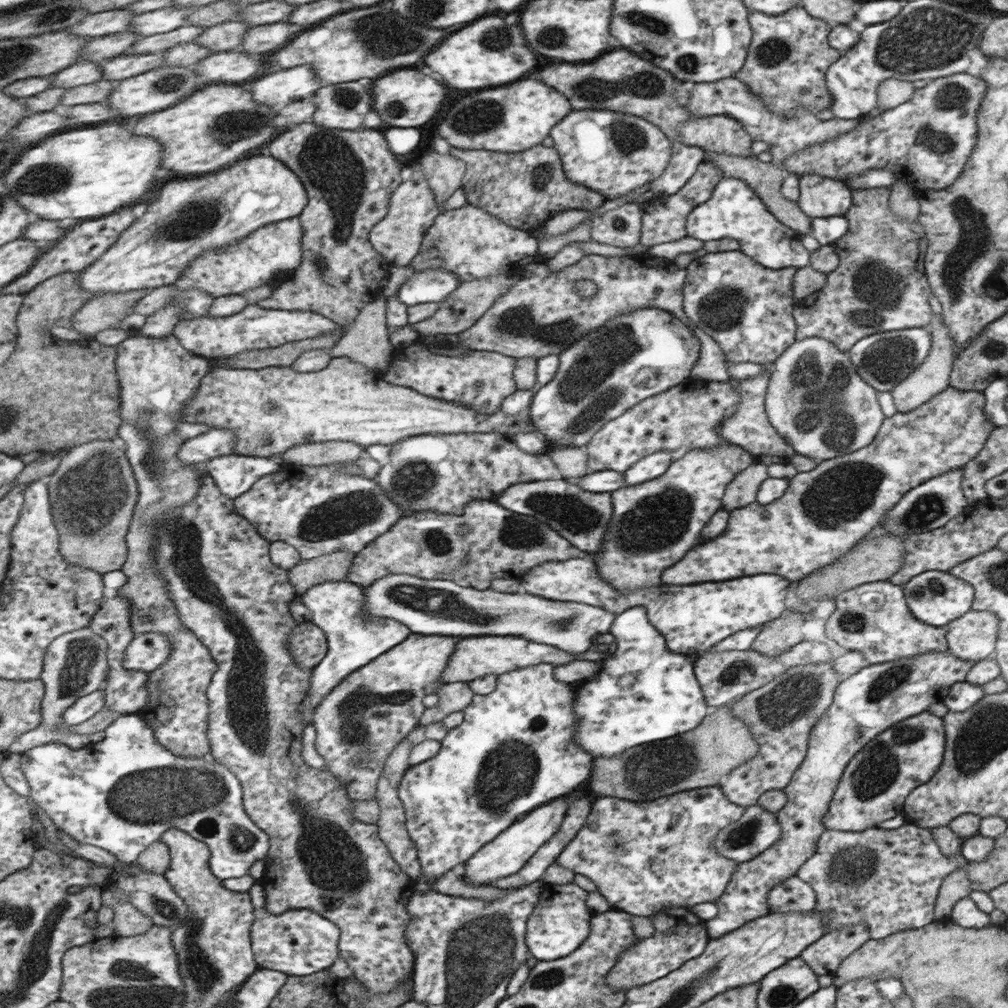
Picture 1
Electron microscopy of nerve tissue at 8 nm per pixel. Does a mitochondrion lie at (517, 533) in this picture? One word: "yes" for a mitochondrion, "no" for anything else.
yes

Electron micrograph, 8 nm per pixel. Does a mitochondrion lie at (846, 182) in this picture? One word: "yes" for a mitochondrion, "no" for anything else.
no

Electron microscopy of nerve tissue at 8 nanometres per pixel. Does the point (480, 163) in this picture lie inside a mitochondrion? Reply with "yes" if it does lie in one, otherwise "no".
no

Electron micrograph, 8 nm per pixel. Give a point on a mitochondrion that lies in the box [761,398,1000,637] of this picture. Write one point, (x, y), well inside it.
(842, 494)

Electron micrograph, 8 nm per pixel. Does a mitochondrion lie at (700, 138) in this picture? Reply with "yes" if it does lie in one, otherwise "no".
no

